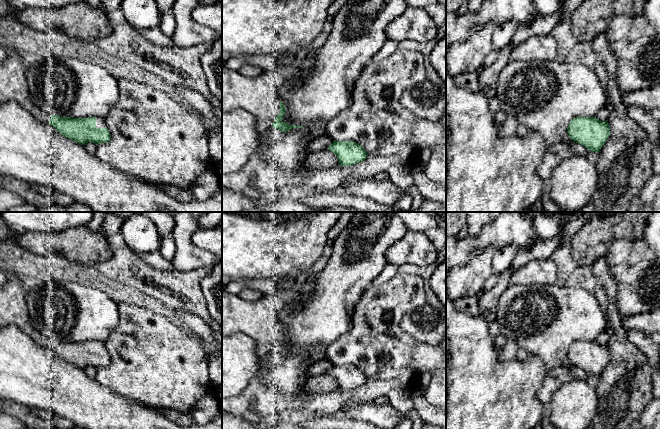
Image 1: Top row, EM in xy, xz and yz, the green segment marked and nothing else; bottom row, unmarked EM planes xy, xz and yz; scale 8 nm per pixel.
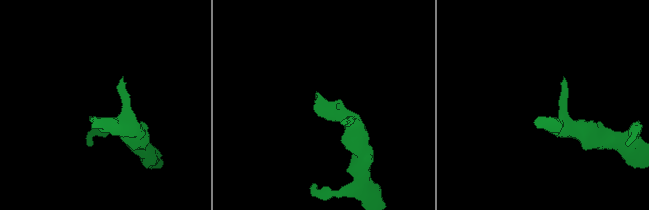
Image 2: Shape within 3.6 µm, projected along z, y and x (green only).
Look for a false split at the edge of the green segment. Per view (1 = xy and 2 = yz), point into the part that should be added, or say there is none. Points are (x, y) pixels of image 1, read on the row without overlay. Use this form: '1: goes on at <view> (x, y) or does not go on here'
1: goes on at xy (100, 346)
2: does not go on here

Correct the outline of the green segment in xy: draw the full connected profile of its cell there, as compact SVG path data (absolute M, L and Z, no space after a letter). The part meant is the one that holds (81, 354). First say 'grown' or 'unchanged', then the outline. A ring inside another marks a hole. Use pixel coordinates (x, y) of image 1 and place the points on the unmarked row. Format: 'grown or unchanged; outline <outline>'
grown; outline M51 339L48 348L64 361L81 369L88 366L98 369L107 367L111 363L105 343L101 341L70 342Z

